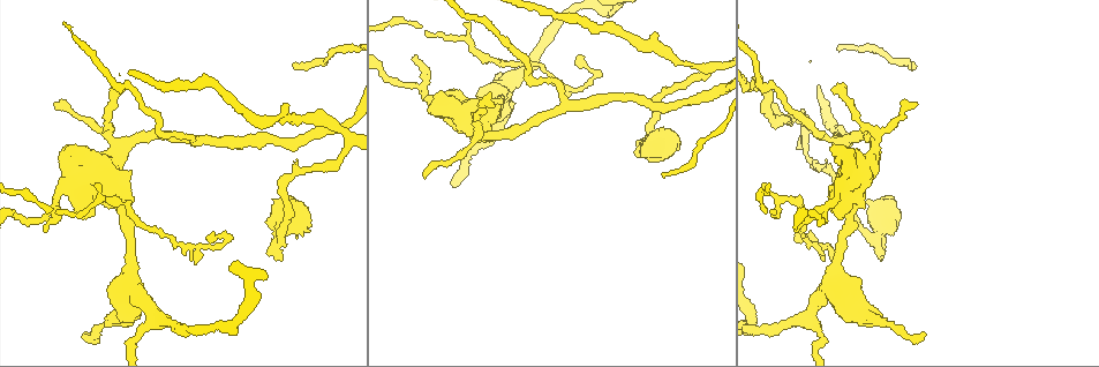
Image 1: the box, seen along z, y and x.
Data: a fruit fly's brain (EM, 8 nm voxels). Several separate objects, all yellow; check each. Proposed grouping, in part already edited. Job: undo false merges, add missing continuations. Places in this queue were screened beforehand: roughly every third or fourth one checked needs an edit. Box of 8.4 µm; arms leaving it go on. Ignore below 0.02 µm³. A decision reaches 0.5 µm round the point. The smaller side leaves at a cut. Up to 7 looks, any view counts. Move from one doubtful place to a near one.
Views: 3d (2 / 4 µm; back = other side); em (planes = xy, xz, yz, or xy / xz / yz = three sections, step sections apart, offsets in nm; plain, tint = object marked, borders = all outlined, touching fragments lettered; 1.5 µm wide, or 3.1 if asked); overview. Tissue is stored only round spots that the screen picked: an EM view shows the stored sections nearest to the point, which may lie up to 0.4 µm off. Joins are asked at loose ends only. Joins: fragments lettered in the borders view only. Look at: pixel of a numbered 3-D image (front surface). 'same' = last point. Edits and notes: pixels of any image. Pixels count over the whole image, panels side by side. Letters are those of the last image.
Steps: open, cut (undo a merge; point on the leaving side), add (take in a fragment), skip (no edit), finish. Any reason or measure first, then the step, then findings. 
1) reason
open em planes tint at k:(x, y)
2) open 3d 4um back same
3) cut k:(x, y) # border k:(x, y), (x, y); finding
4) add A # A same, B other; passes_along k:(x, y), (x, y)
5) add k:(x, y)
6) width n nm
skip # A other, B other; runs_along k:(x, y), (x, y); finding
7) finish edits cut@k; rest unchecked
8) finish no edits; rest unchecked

thin end
open 3d 4um at 1:(763, 185)

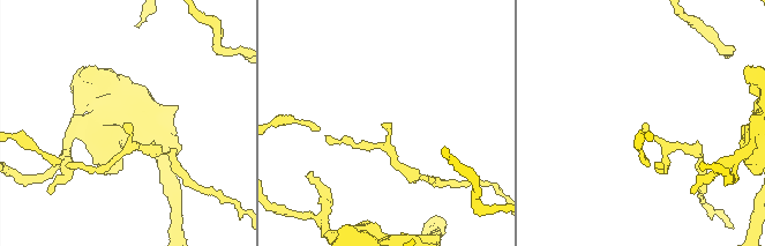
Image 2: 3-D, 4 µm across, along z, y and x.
open em planes borders at 2:(644, 125)

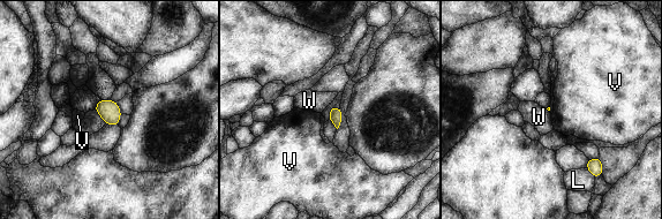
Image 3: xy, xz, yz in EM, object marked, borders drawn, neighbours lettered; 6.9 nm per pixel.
longest_contact W 130 nm
skip # L other, V other, W other; none of them fits

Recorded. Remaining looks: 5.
free end
open em planes tint at 1:(290, 105)

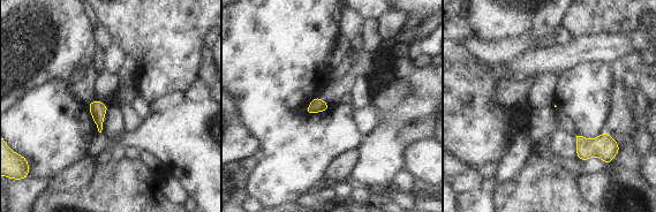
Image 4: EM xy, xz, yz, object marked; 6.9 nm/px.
see the neighbours
open em planes borders same

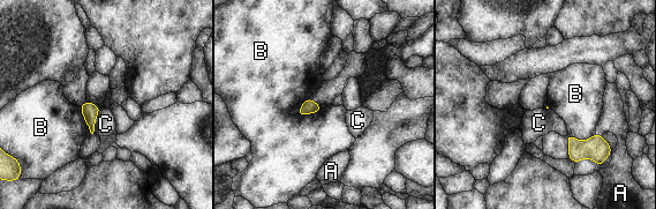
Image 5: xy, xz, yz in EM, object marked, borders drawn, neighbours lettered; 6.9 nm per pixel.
skip # A other, B other, C other; border 5:(100, 109), (92, 132); no lettered fragment goes on from it

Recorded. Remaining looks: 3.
abrupt turn
open em yz step 4 tint at 1:(529, 79)

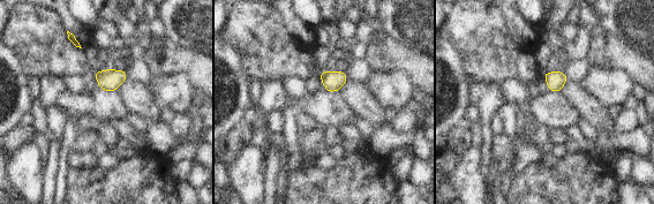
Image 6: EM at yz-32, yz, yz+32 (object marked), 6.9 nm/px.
cut it another way
open em xy step 8 borders same

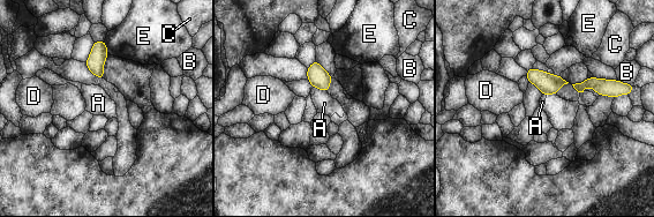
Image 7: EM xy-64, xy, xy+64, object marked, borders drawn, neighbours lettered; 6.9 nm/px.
width 80 nm
skip # A other, B other, C other, D other, E other; border 7:(313, 87), (326, 92); all the same neuron

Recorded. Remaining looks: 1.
finish no edits; rest unchecked

